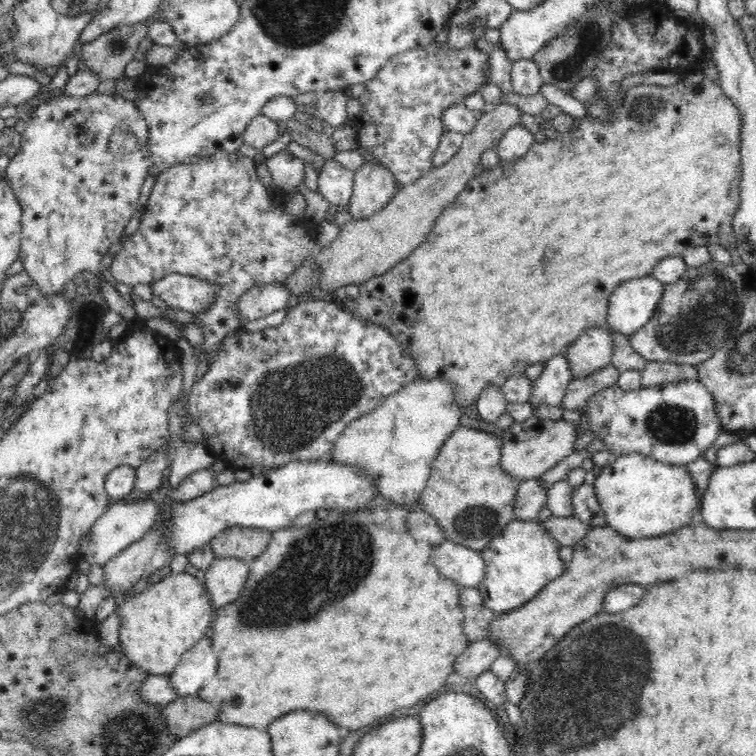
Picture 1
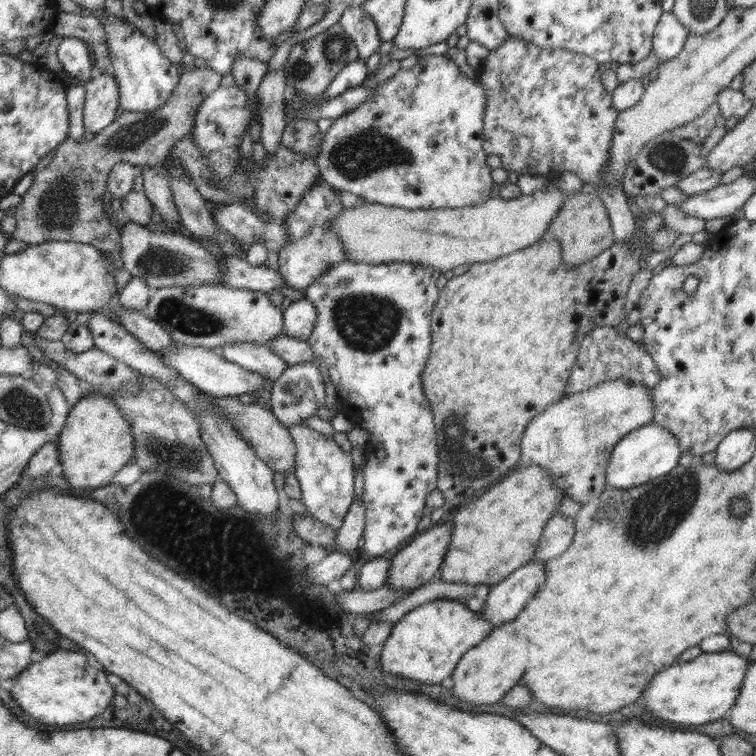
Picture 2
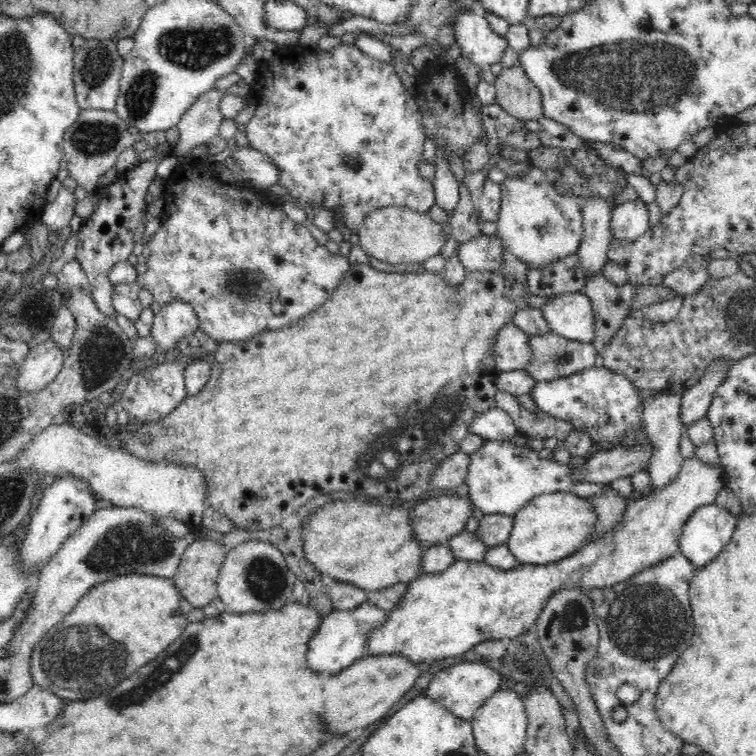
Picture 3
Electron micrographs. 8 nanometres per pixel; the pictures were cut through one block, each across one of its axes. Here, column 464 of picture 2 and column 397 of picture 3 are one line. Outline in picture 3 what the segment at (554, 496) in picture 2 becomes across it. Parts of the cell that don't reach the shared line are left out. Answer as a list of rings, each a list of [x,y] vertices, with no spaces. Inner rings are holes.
[[[335,499],[300,524],[304,555],[327,582],[352,583],[366,592],[396,583],[408,584],[421,574],[422,554],[426,549],[414,535],[410,514],[412,510],[403,508],[402,504],[385,506],[363,499]]]

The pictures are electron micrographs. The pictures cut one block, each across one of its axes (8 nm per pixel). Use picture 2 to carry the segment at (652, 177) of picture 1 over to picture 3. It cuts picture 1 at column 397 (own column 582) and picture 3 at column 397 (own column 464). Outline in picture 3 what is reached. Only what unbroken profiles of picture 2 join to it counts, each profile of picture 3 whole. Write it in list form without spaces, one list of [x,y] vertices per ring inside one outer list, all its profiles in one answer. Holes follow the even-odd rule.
[[[368,263],[351,264],[330,298],[313,313],[290,326],[266,330],[248,340],[220,343],[211,359],[211,378],[201,394],[198,394],[198,397],[187,396],[166,418],[137,424],[136,430],[128,432],[124,449],[146,461],[174,462],[202,471],[206,479],[209,508],[226,515],[230,521],[234,521],[236,527],[248,530],[272,528],[308,500],[330,492],[342,492],[354,499],[370,500],[385,506],[418,502],[418,498],[421,499],[430,489],[432,474],[438,464],[461,450],[464,438],[471,434],[472,420],[486,413],[489,408],[496,407],[495,397],[499,390],[495,381],[499,374],[492,356],[494,342],[498,332],[506,324],[512,323],[514,314],[529,307],[528,291],[524,288],[526,285],[522,281],[506,277],[502,271],[466,271],[464,280],[456,286],[446,281],[444,271],[434,274],[423,268],[420,271],[404,273],[383,272]]]

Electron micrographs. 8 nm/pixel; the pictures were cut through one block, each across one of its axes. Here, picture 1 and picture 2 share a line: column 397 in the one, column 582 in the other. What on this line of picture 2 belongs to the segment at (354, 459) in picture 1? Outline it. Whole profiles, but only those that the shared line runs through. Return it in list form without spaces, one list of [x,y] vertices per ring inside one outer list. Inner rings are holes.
[[[605,381],[588,391],[563,397],[526,426],[518,467],[538,466],[574,501],[581,505],[590,502],[608,486],[606,469],[616,444],[632,430],[653,422],[649,390],[627,381]]]

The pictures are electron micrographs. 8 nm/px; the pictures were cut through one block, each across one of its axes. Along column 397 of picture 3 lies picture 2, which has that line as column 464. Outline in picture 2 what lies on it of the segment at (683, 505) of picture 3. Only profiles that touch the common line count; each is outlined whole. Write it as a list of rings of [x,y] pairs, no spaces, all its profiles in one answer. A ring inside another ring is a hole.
[[[436,598],[432,602],[424,602],[406,612],[392,627],[386,643],[378,651],[378,654],[381,655],[382,670],[394,678],[408,678],[414,684],[428,684],[428,686],[430,684],[447,684],[456,668],[456,663],[460,661],[464,653],[484,640],[492,628],[488,624],[488,620],[484,620],[479,613],[468,610],[466,604],[460,604],[460,601]]]

